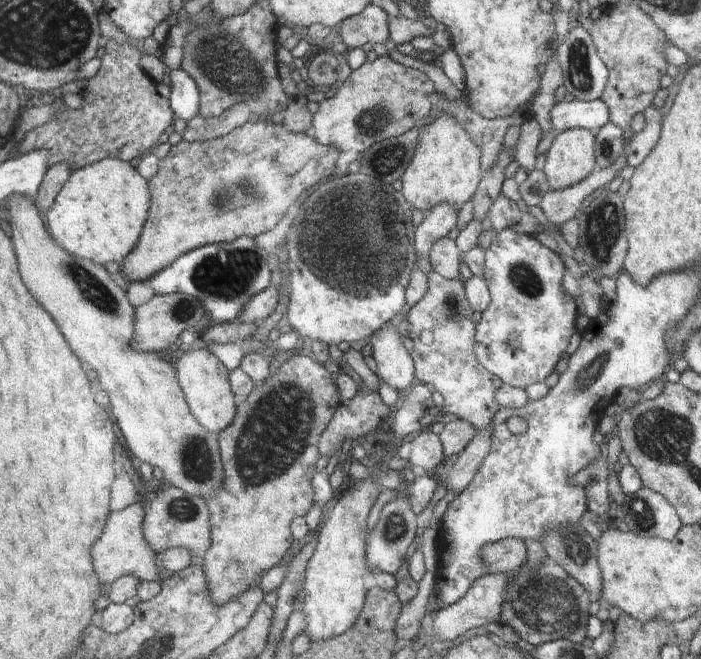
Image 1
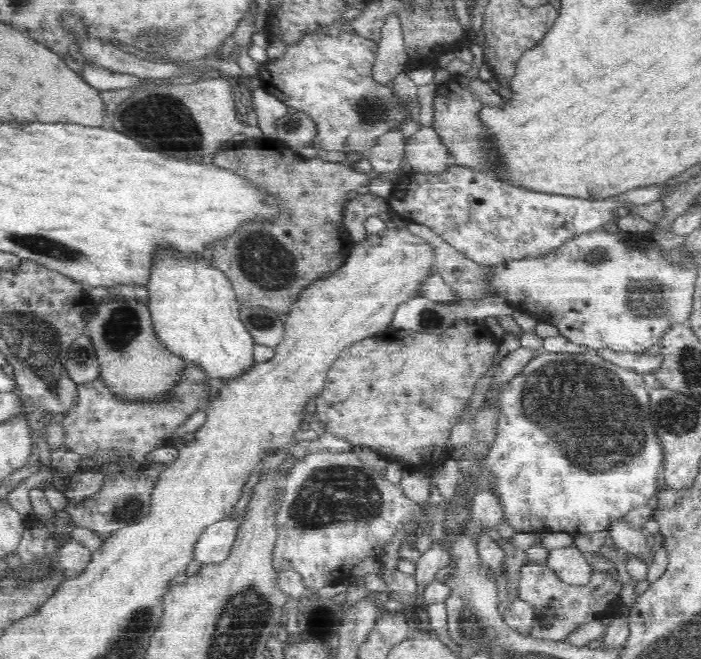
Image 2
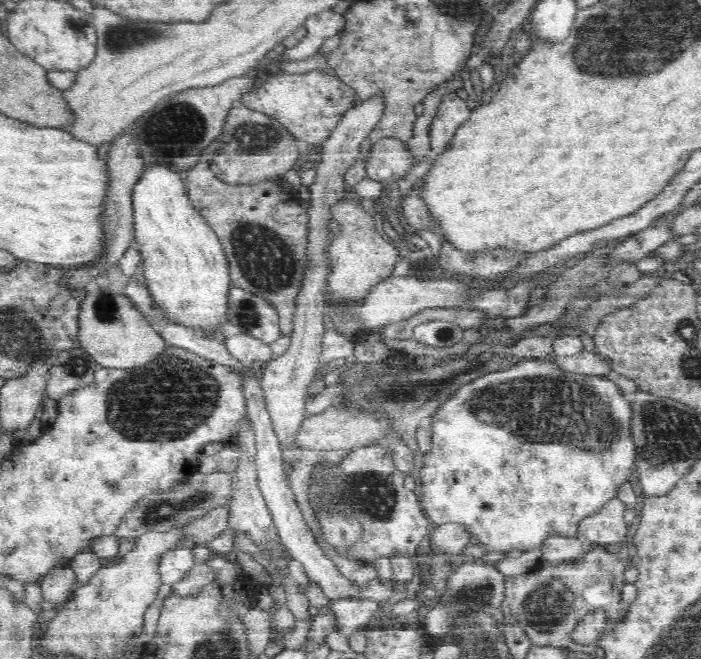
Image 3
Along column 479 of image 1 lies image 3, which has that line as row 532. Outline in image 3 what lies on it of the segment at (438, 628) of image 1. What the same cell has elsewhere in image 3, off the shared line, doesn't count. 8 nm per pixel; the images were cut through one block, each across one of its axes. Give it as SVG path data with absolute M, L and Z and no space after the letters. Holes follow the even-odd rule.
M619 498L608 501L591 517L579 521L577 538L588 546L621 544L628 534L628 523L624 521L626 509Z

